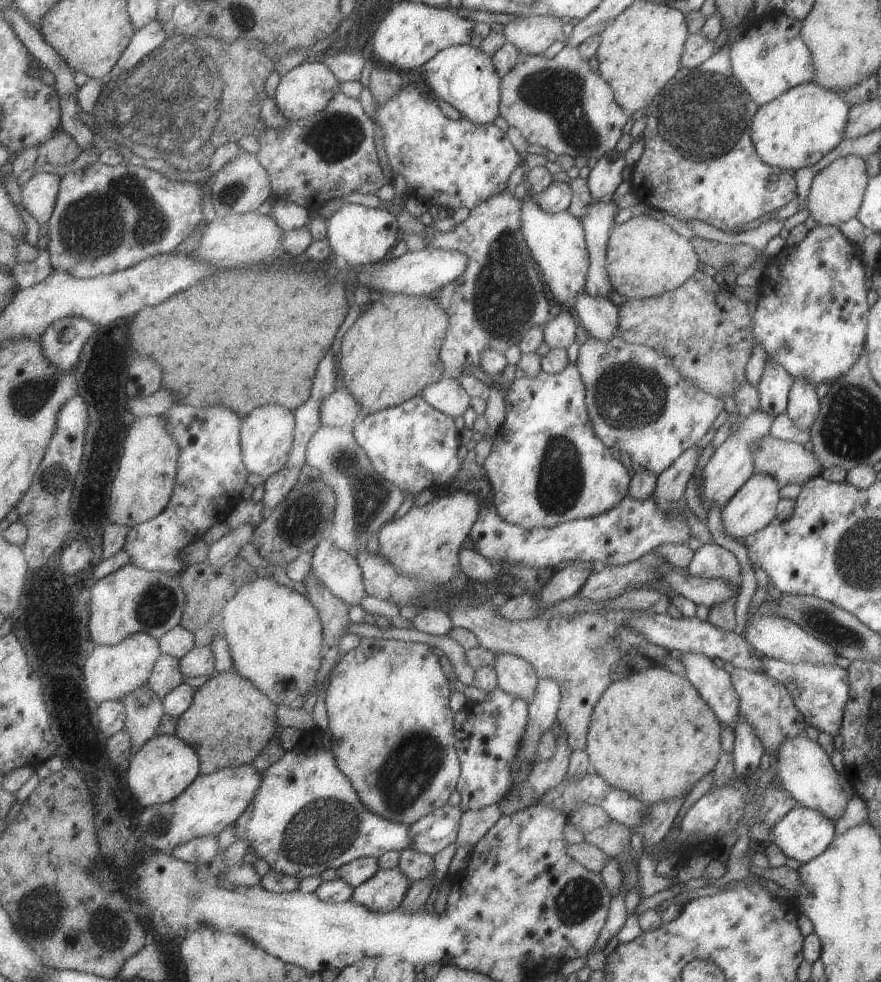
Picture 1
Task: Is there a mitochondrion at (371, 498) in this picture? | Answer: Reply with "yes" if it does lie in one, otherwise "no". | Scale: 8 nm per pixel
yes

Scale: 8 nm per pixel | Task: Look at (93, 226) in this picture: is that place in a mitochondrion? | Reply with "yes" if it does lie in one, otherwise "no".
yes

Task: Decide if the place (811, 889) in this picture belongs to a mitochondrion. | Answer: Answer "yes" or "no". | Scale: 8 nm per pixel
yes

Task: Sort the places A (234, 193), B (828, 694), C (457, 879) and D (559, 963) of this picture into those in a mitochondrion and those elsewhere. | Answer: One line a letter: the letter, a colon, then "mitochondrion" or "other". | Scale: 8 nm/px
A: mitochondrion
B: other
C: other
D: other

